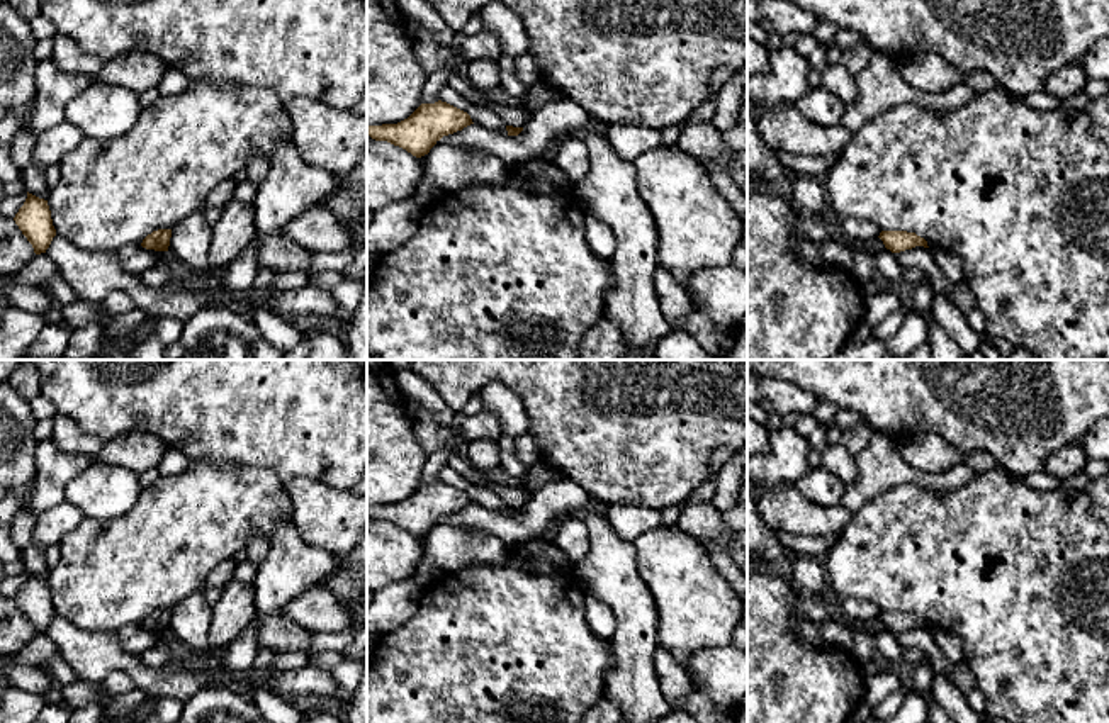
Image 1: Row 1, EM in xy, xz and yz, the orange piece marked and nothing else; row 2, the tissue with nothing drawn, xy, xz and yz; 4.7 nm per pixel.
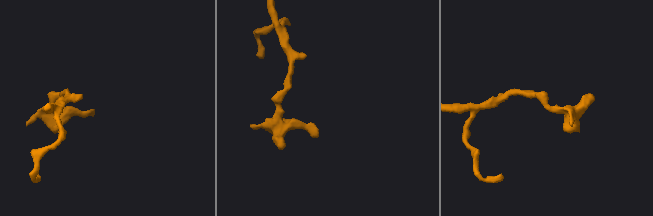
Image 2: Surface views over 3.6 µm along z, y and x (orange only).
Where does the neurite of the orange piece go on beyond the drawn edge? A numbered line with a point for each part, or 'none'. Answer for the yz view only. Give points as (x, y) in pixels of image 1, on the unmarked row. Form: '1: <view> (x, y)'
none

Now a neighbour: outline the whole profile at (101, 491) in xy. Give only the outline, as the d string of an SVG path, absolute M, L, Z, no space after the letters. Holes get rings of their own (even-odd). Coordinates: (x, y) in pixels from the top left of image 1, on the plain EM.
M92 458L65 489L65 501L85 518L110 519L131 511L141 494L139 475Z

